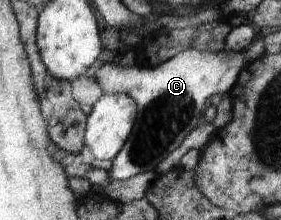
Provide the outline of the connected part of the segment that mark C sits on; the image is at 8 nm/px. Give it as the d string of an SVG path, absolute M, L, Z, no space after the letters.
M189 48L181 50L169 61L154 67L143 68L137 64L122 67L117 63L105 63L96 69L96 81L106 93L126 93L136 103L137 119L107 171L111 180L126 181L138 174L155 171L157 166L173 153L182 141L204 120L206 101L213 95L228 94L238 75L248 65L245 53L234 51L208 52Z

